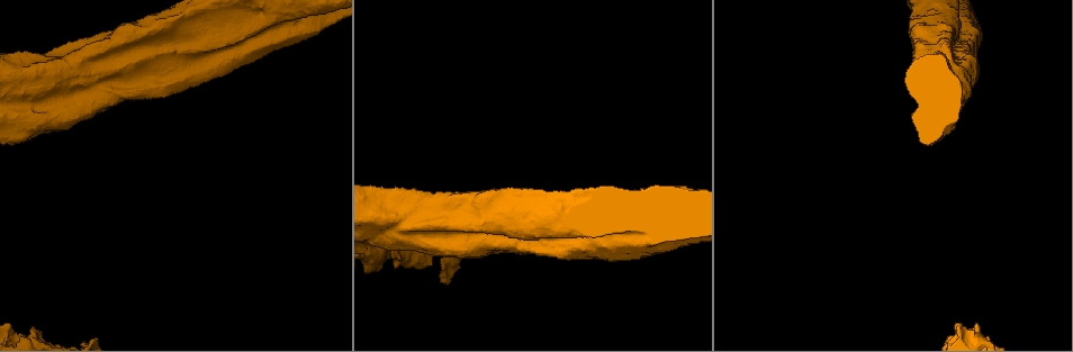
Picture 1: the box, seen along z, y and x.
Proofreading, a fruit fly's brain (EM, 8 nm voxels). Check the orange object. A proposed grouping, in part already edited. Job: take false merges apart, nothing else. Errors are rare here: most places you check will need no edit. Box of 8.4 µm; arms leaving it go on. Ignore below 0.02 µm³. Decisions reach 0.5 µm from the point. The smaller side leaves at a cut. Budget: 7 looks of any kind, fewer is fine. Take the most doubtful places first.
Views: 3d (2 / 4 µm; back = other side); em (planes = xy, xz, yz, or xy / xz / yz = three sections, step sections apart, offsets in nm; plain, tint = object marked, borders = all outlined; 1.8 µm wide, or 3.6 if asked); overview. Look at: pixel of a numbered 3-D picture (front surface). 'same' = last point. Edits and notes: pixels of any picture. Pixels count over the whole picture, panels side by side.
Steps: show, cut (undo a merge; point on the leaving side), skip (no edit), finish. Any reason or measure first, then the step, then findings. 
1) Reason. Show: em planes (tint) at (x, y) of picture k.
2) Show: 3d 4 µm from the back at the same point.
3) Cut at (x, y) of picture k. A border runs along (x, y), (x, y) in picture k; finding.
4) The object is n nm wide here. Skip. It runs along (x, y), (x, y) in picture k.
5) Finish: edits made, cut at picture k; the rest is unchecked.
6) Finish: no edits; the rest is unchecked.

Sharp bend. Show: em 3.6 µm xz step 16 (tint) at (522, 218) of picture 1.

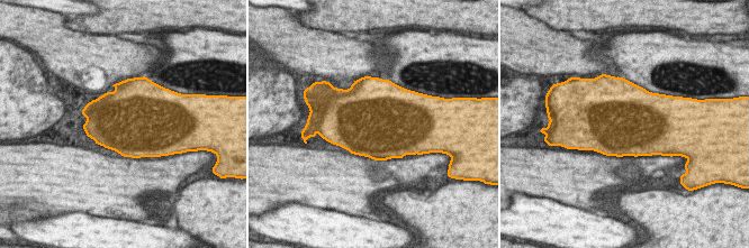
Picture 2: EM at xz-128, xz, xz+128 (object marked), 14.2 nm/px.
Skip. Continuous, no second neuron.

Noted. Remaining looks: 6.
Touches itself. Show: em planes (plain) at (75, 96) of picture 1.

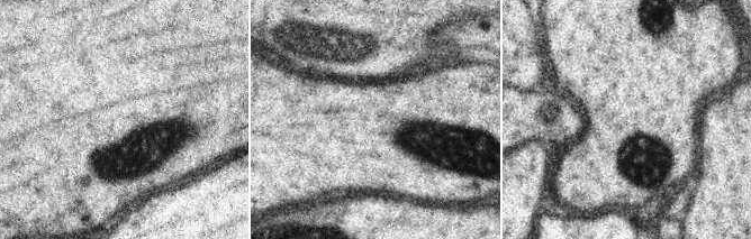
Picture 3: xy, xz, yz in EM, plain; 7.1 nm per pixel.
Where the object lies. Show: em planes (tint) at the same point.

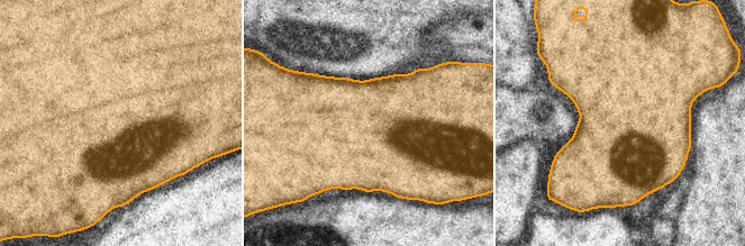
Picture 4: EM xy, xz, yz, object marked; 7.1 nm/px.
Skip. One neuron here.

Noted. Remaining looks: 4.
Sharp bend. Show: em 3.6 µm planes (plain) at (649, 227) of picture 1.

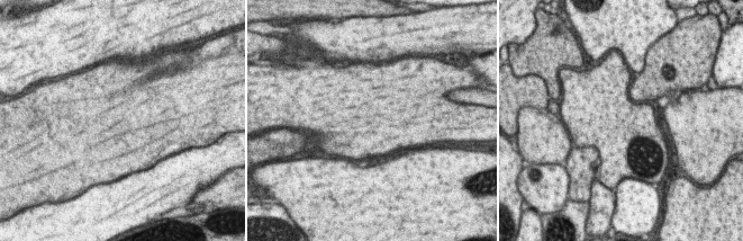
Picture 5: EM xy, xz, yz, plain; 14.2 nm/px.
Where the object lies. Show: em 3.6 µm planes (tint) at the same point.

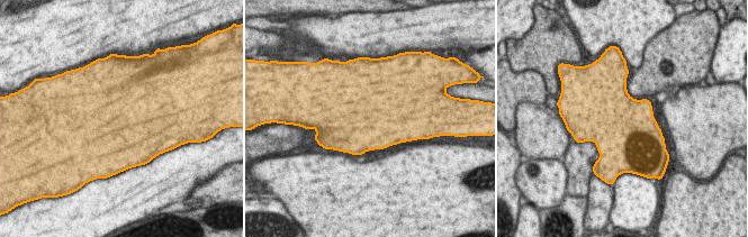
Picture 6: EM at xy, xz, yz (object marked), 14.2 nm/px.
Skip. Continuous, no second neuron.

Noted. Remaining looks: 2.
Finish: no edits; the rest is unchecked.

